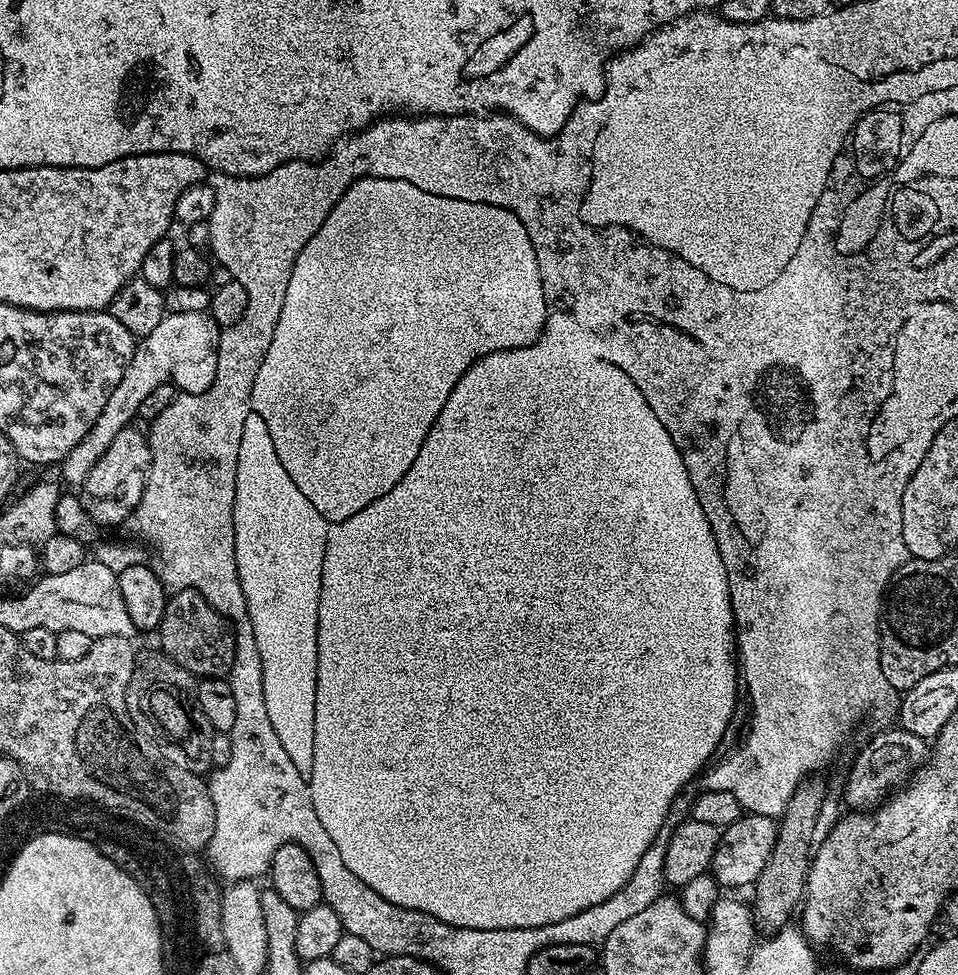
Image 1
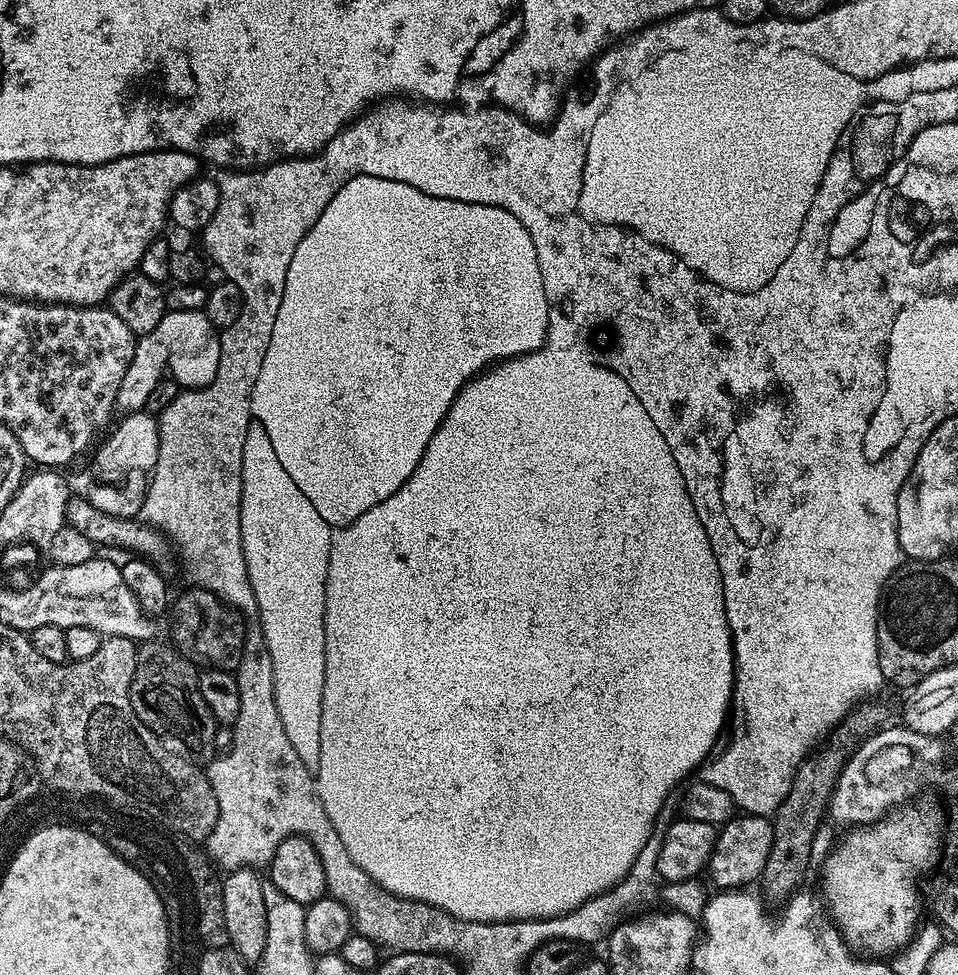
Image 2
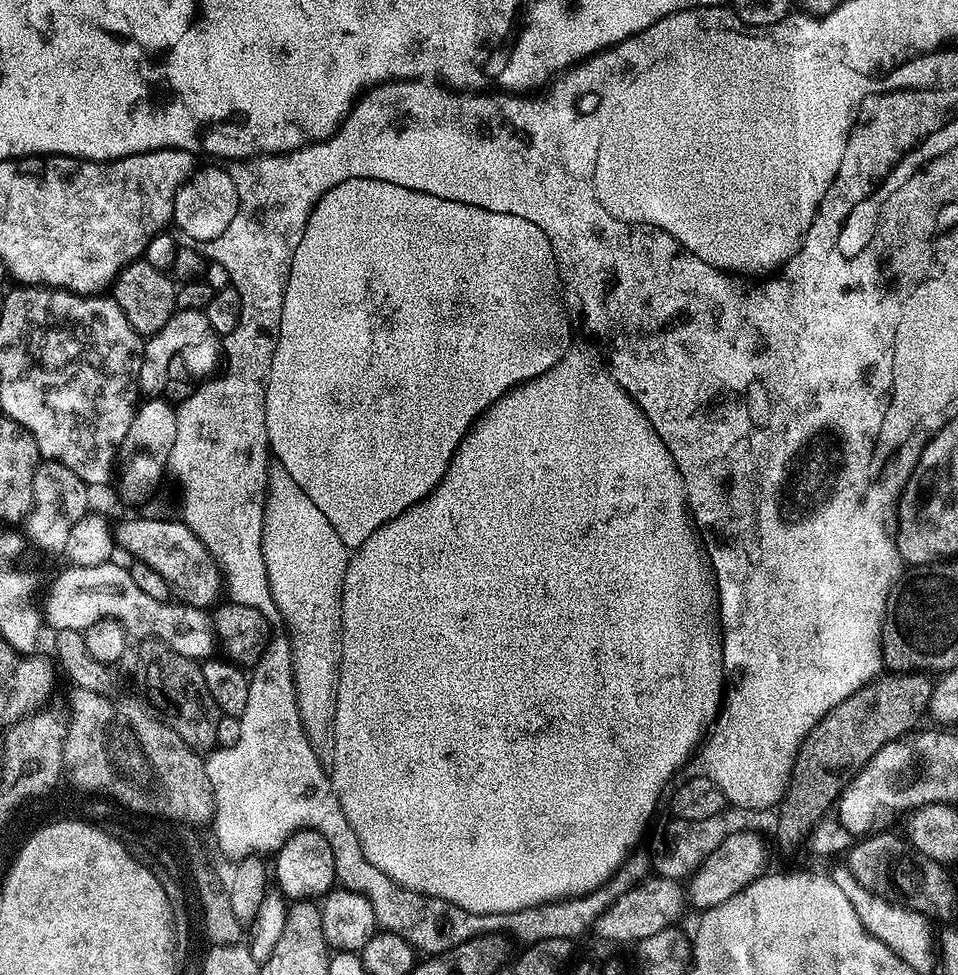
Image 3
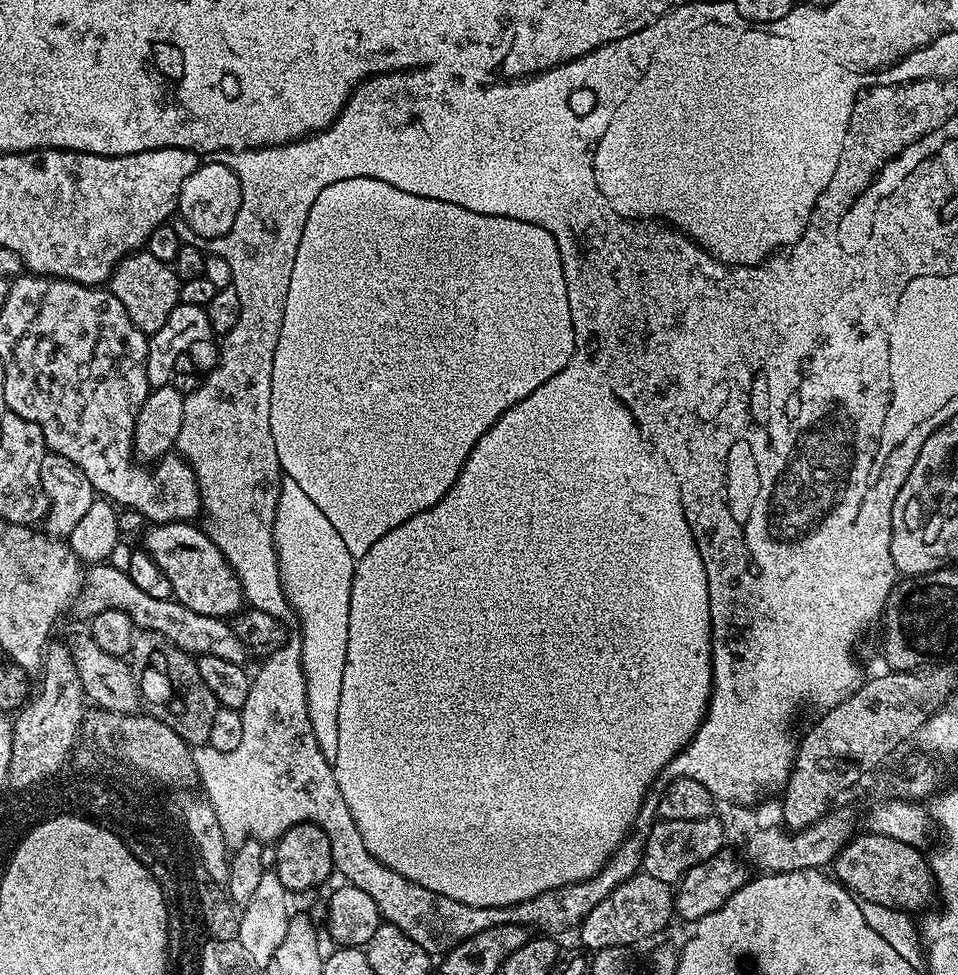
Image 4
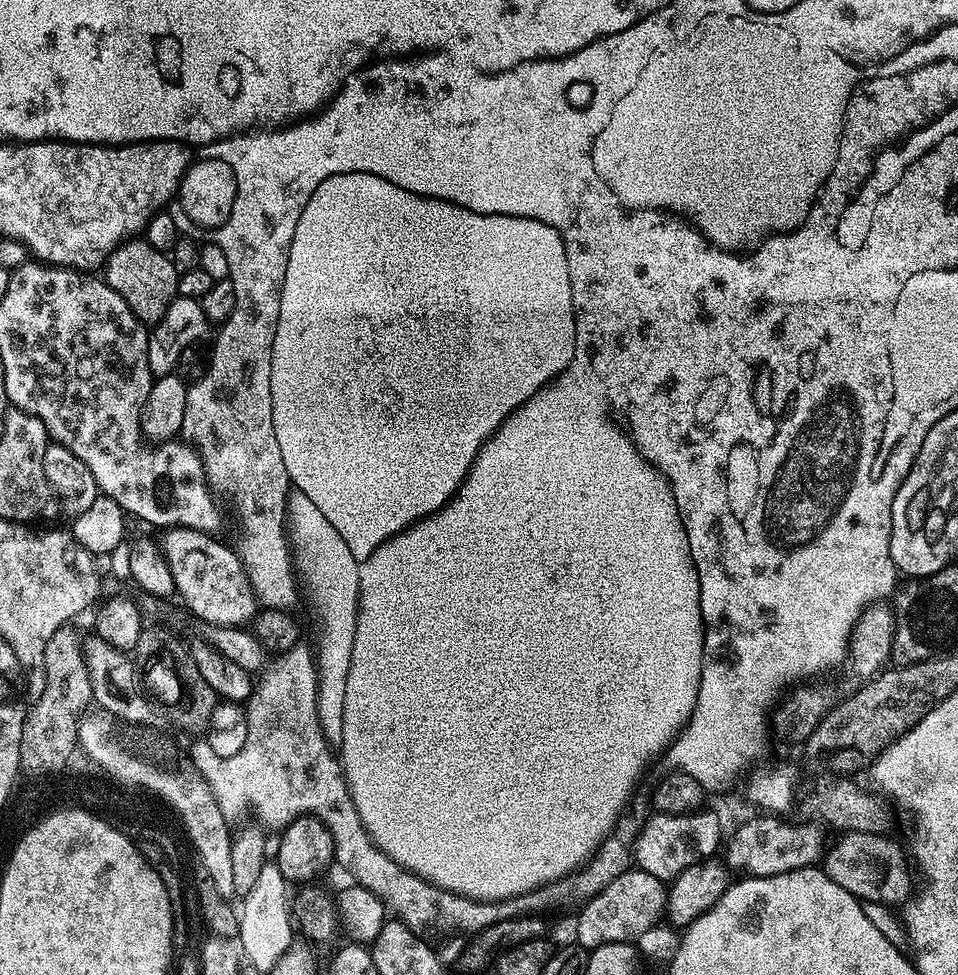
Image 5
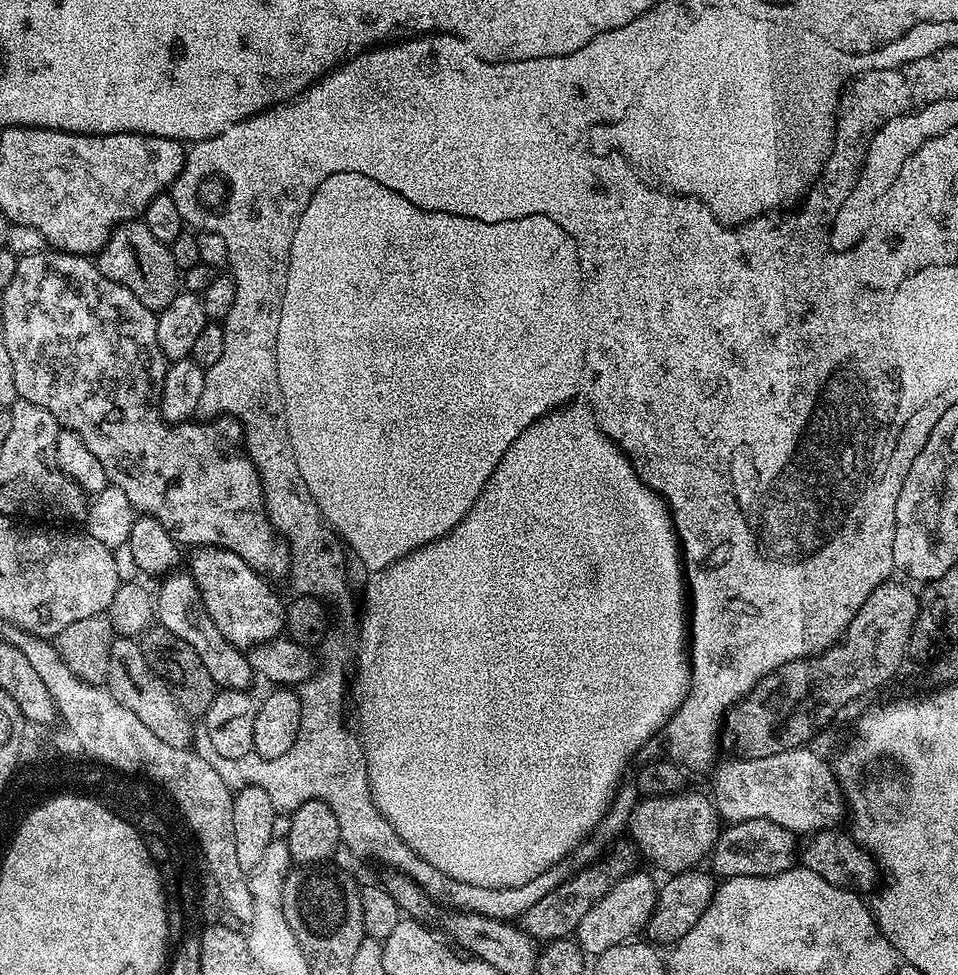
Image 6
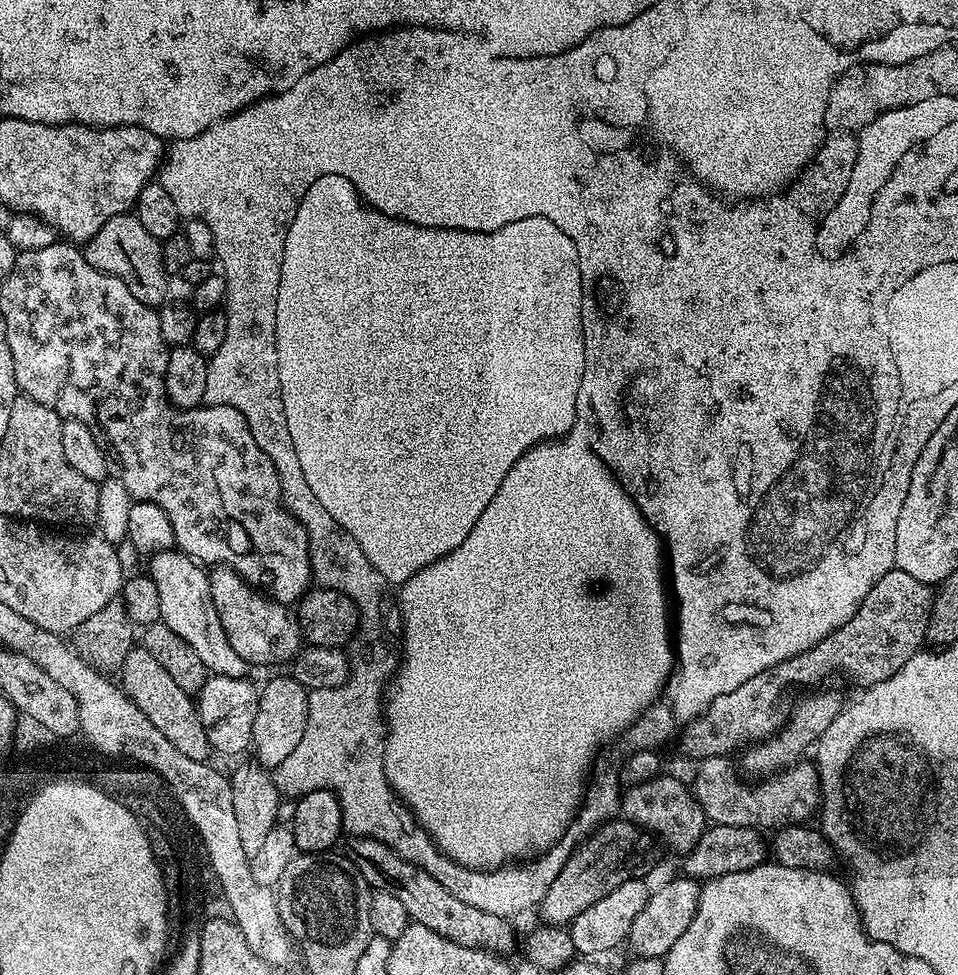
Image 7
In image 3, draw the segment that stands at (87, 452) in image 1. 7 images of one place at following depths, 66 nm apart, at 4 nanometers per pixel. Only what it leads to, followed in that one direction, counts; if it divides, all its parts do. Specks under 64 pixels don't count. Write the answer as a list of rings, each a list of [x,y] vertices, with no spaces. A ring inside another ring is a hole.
[[[177,310],[166,322],[166,326],[162,326],[162,330],[158,330],[153,336],[147,337],[143,341],[142,359],[139,361],[134,380],[137,385],[140,383],[145,397],[152,398],[163,393],[160,391],[168,384],[168,371],[171,370],[172,363],[175,362],[179,352],[185,370],[192,376],[208,378],[221,367],[222,340],[216,335],[216,331],[212,329],[203,312]]]

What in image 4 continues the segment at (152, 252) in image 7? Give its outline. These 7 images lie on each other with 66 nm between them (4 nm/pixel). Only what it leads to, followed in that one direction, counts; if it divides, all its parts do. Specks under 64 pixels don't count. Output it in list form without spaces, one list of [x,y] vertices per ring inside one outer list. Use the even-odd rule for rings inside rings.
[[[146,250],[131,253],[124,257],[111,274],[110,291],[122,306],[126,306],[126,314],[130,314],[130,322],[138,326],[146,334],[162,330],[166,318],[180,303],[180,282],[176,269],[172,264],[154,258]]]

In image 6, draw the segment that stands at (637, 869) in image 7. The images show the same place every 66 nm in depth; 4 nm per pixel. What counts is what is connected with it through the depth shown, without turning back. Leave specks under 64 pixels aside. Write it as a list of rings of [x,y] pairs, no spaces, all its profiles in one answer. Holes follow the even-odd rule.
[[[620,842],[611,845],[611,847],[613,846],[612,853],[605,860],[597,859],[595,862],[573,871],[571,876],[562,881],[560,885],[554,886],[549,892],[540,895],[538,902],[534,902],[534,906],[530,906],[530,910],[526,910],[518,917],[520,929],[533,936],[538,942],[571,937],[582,922],[586,910],[590,910],[590,906],[594,906],[594,902],[598,902],[606,895],[621,878],[637,871],[638,849],[635,843],[618,843]]]

